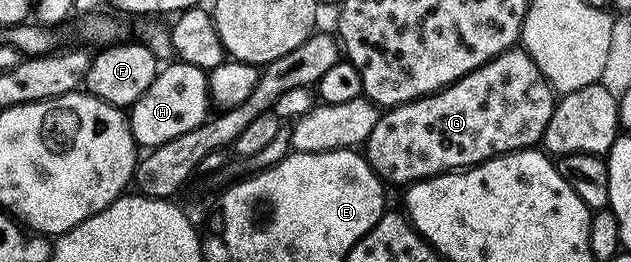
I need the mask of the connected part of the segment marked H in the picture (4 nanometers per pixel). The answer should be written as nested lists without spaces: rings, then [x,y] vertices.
[[[179,59],[168,64],[172,63],[157,72],[154,83],[146,87],[142,99],[130,106],[128,126],[132,128],[132,137],[137,146],[151,147],[170,143],[170,139],[178,139],[178,135],[194,131],[194,127],[201,125],[210,116],[207,72]]]

